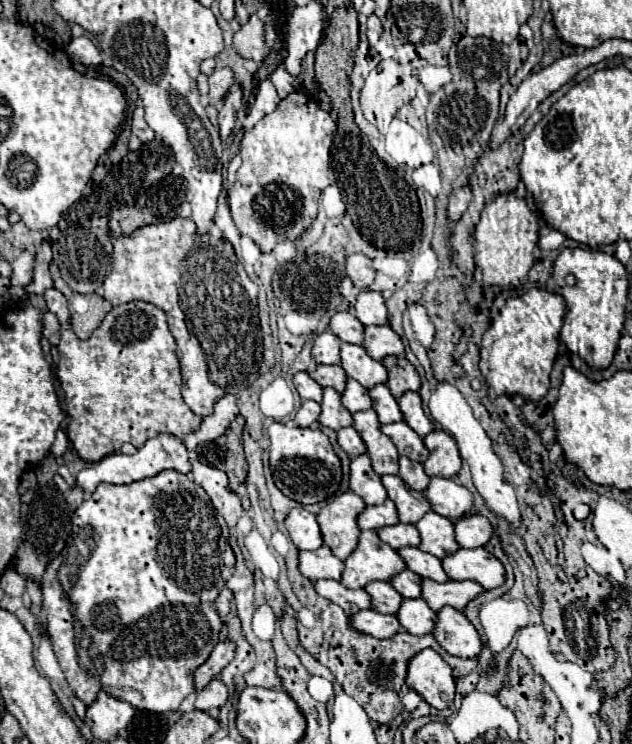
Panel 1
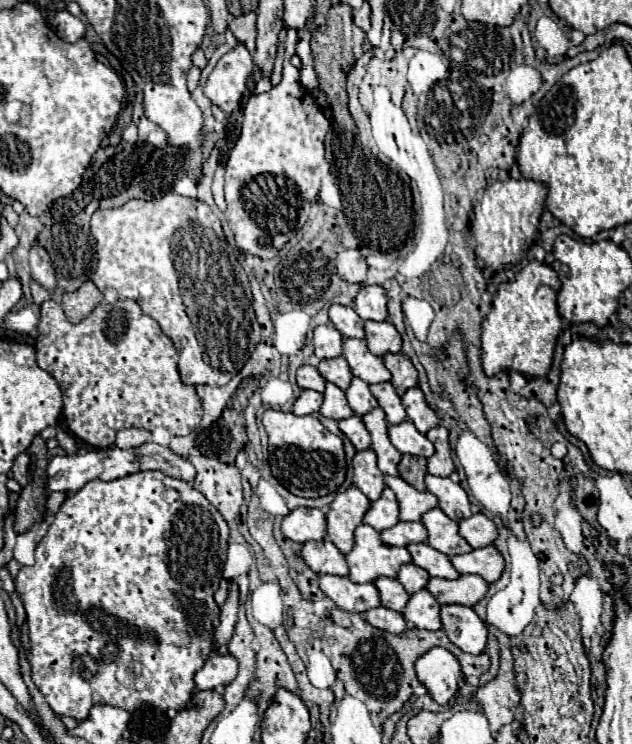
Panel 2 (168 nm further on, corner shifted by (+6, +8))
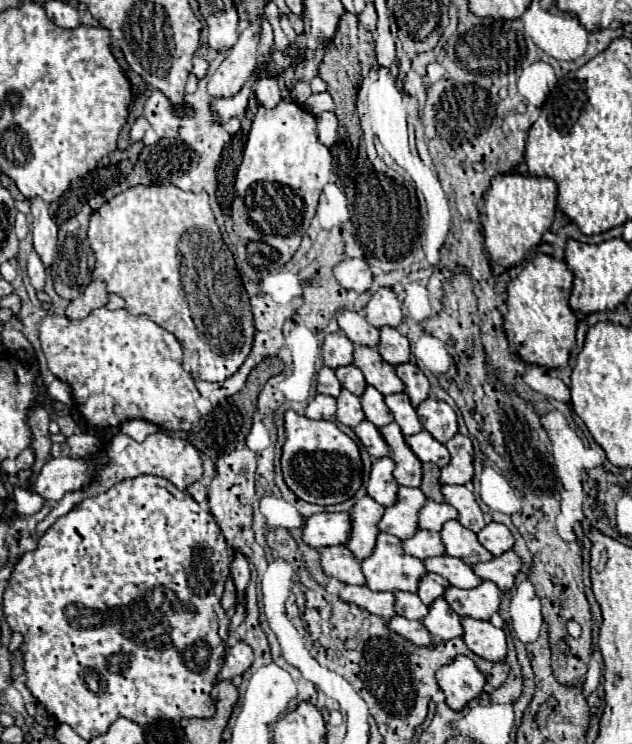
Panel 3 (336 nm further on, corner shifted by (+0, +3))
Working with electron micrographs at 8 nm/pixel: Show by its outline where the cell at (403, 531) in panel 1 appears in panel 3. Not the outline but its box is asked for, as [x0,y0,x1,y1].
[404,529,446,561]

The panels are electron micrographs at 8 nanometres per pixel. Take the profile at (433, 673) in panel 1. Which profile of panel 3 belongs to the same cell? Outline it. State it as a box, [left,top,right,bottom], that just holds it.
[438,657,486,711]

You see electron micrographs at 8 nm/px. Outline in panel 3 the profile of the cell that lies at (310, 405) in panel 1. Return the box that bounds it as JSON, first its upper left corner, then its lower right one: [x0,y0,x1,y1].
[306,393,336,419]

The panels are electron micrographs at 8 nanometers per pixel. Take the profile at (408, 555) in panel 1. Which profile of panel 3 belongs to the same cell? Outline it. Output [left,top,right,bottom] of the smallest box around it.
[424,555,482,589]

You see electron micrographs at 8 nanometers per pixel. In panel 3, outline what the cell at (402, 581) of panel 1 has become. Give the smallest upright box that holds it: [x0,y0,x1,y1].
[418,573,450,605]

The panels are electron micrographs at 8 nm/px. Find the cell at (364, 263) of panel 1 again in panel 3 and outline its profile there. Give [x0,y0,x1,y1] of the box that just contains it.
[334,259,372,293]

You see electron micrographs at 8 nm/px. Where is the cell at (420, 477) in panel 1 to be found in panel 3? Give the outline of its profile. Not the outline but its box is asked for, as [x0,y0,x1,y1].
[422,463,444,503]

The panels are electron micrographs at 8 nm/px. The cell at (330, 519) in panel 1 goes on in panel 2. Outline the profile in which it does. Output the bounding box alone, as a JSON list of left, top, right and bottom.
[326,486,370,554]

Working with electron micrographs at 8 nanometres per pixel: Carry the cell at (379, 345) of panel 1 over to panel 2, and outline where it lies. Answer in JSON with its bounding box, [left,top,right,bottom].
[366,322,402,356]

